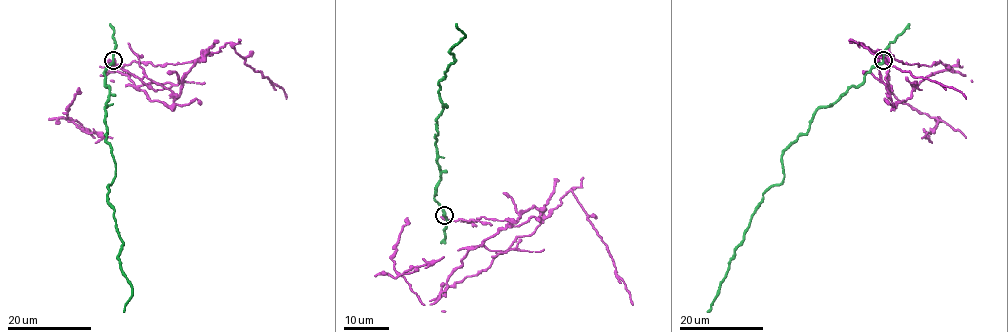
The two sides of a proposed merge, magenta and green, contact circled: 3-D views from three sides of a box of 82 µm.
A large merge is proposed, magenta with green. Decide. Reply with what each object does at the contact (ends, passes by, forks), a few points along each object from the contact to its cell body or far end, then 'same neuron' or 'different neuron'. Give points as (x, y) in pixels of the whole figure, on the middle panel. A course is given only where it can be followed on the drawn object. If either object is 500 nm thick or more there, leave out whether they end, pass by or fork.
magenta passes by; green passes by; magenta runs (444, 215), (449, 220), (483, 217), (514, 222), (534, 206), (546, 217), (571, 190), (607, 246), (632, 305); green runs (444, 215), (435, 200), (437, 117), (447, 107), (438, 84), (455, 60), (449, 51), (464, 36), (455, 24); different neuron

